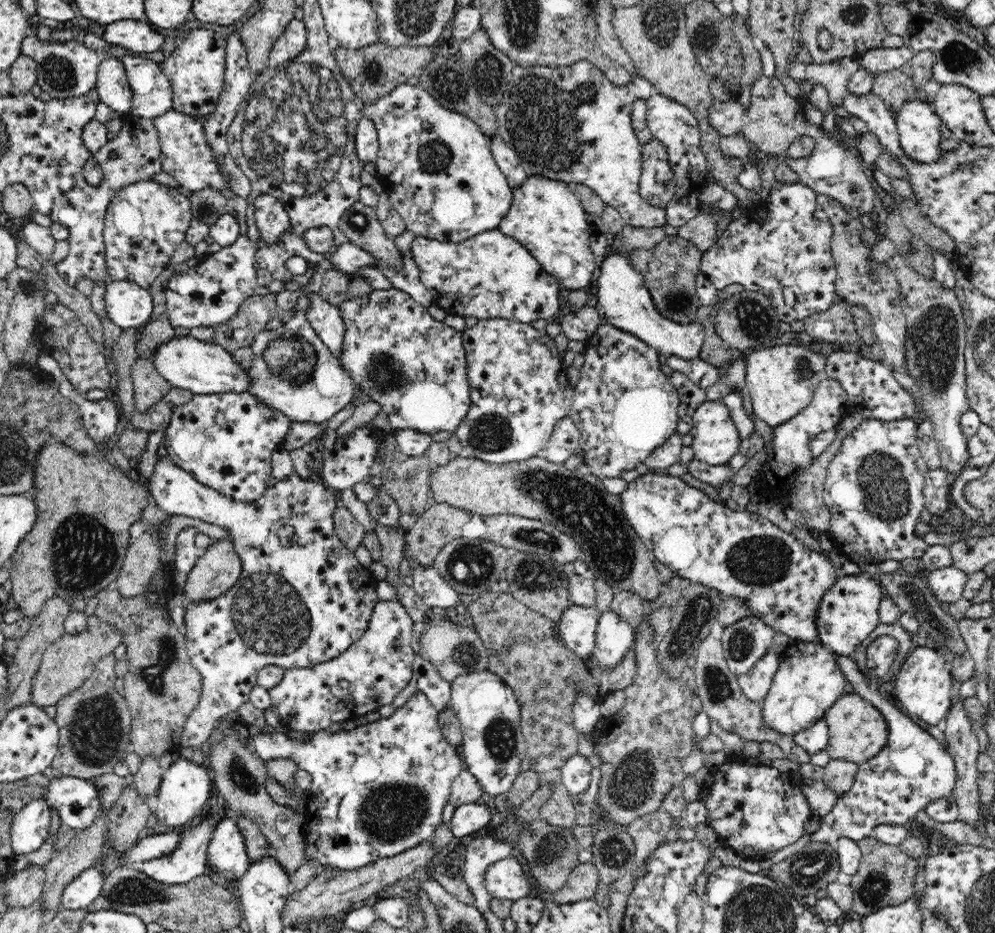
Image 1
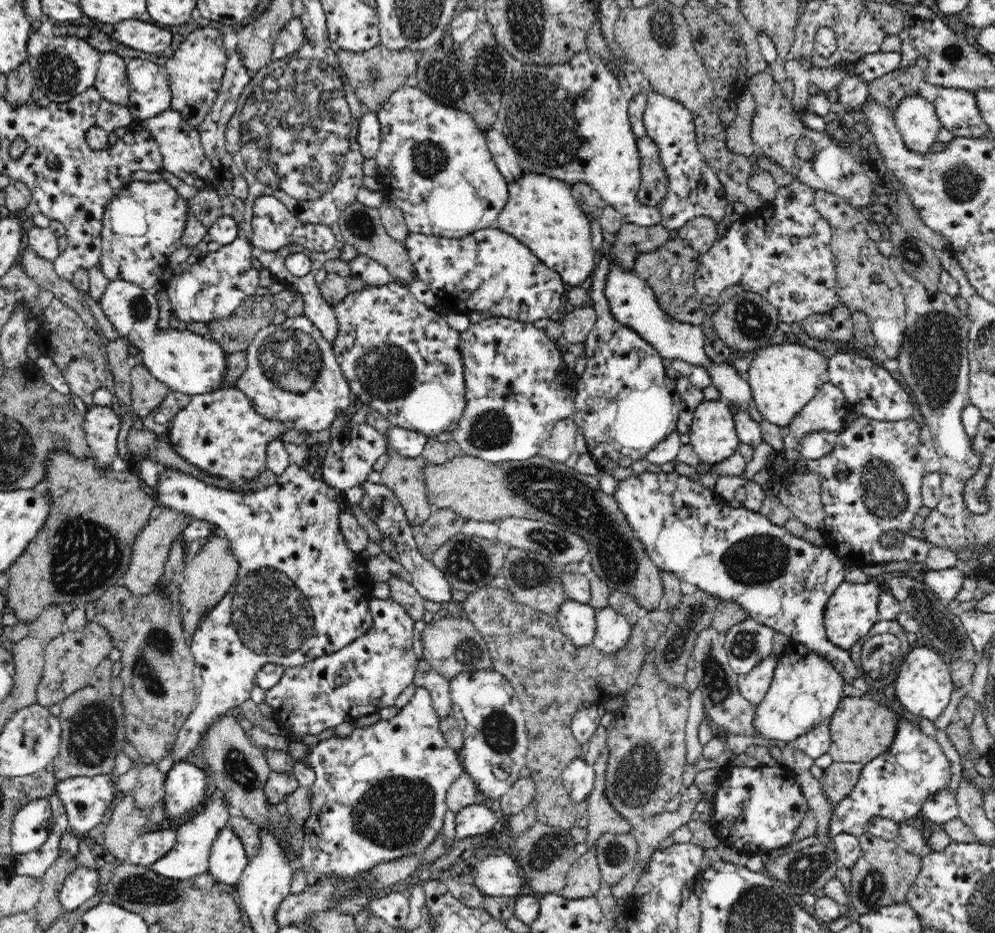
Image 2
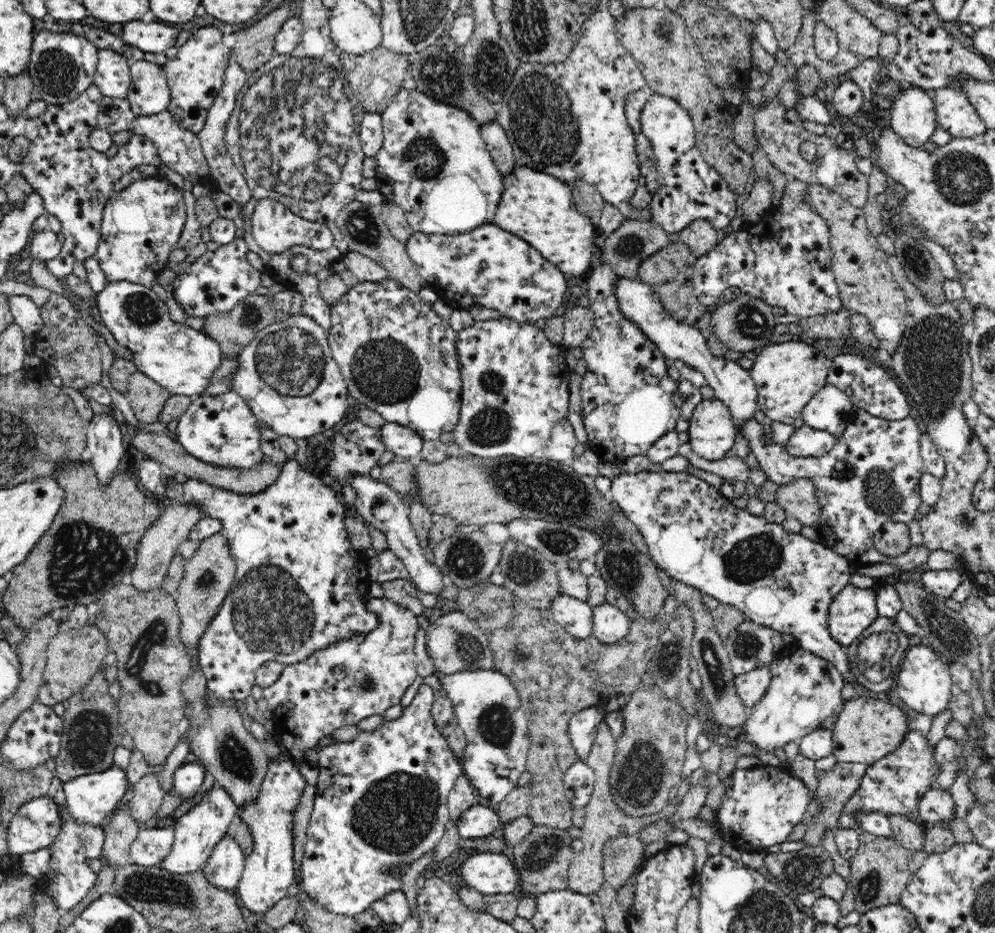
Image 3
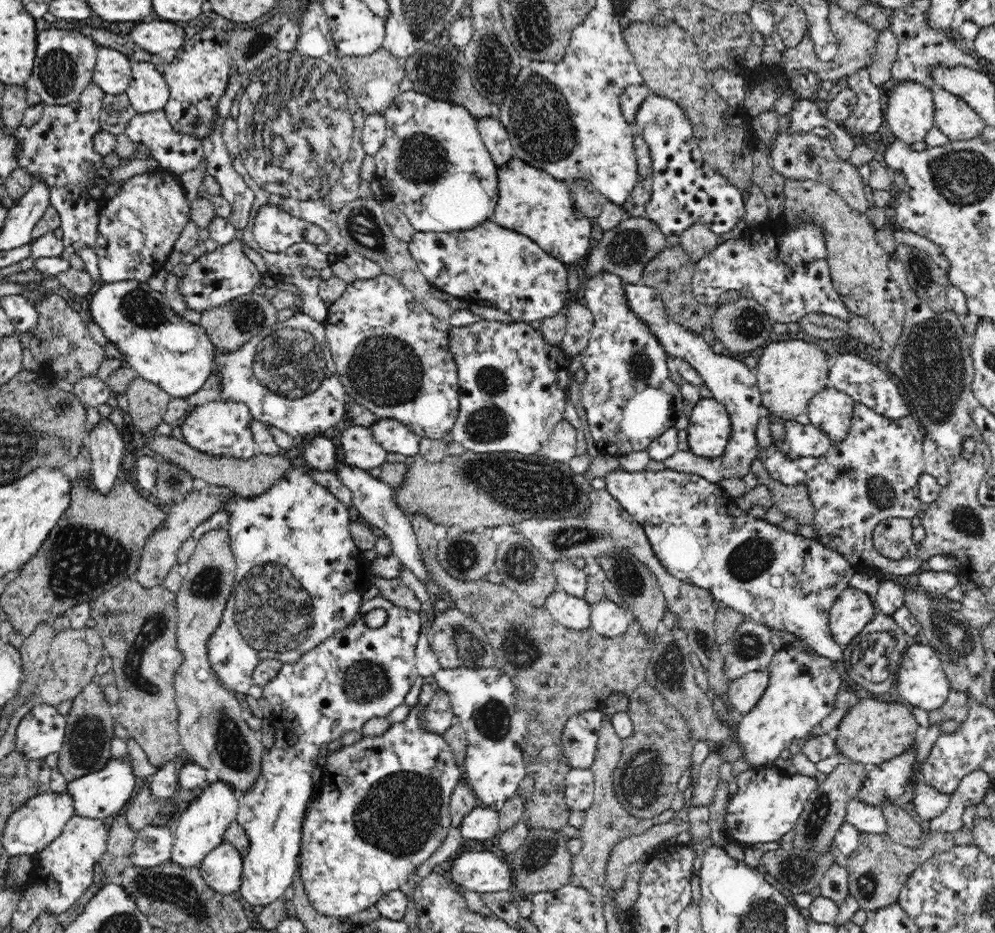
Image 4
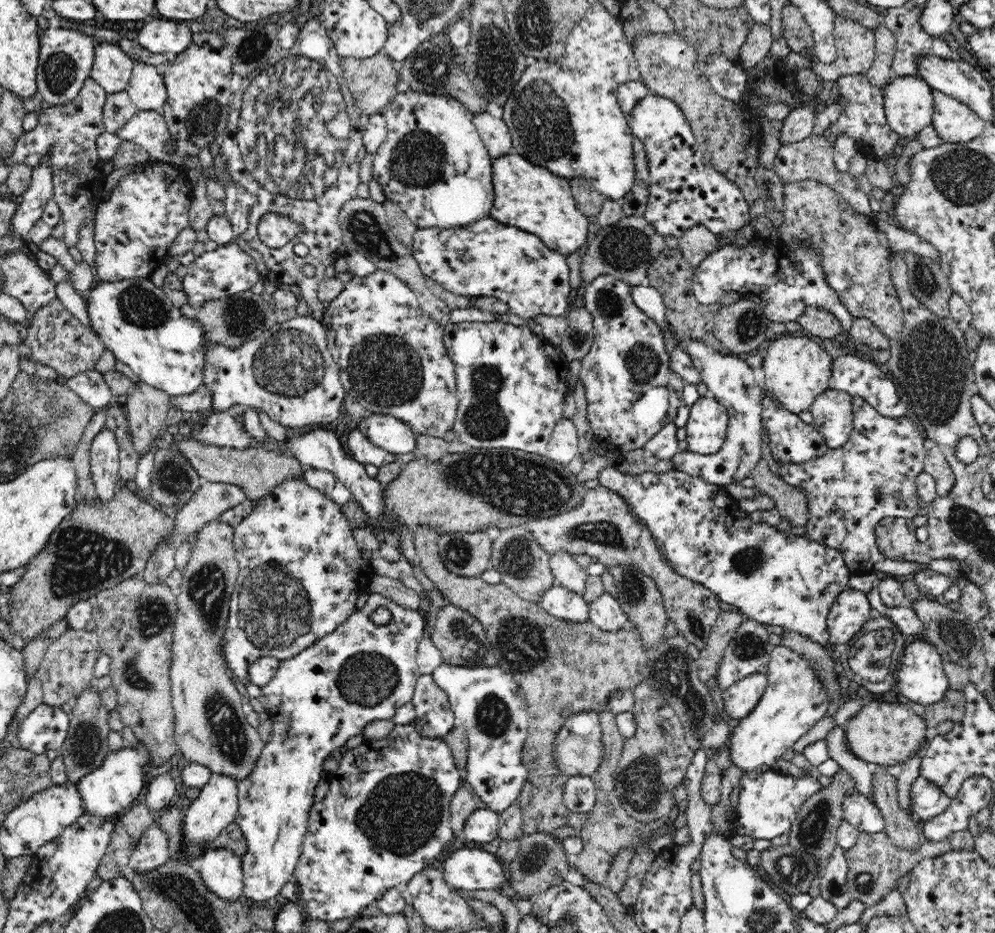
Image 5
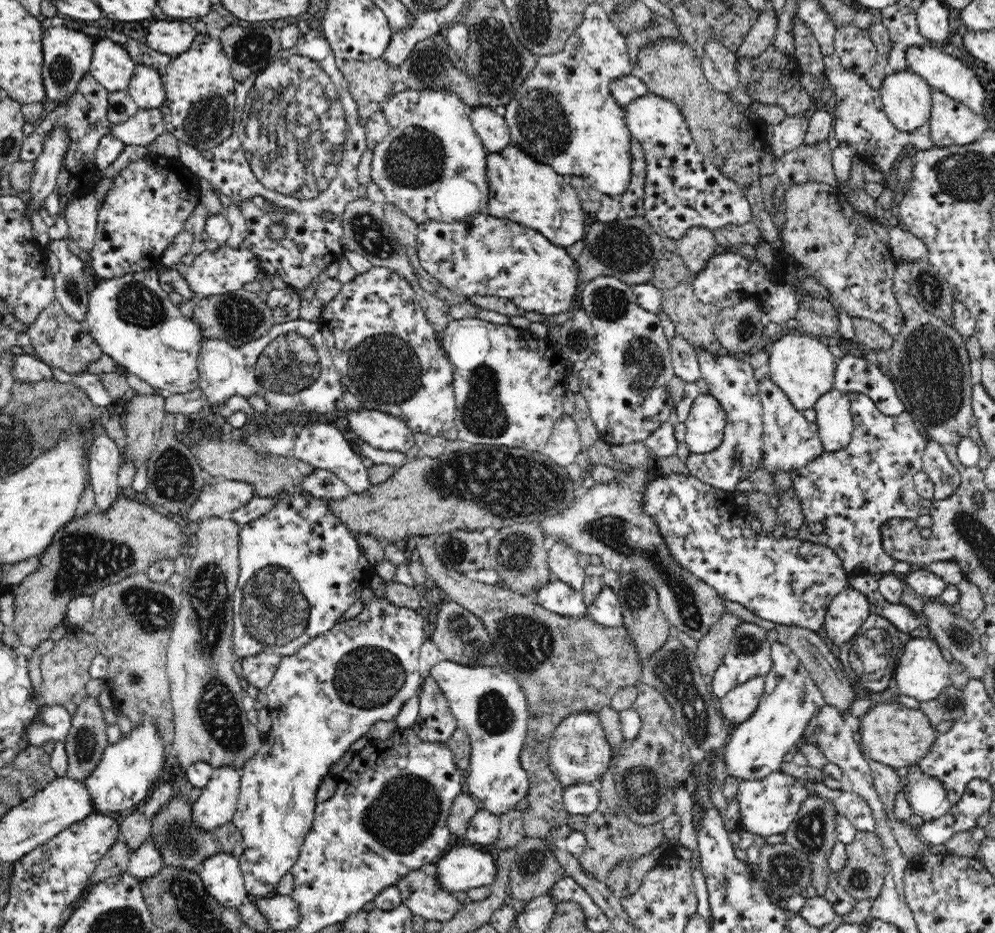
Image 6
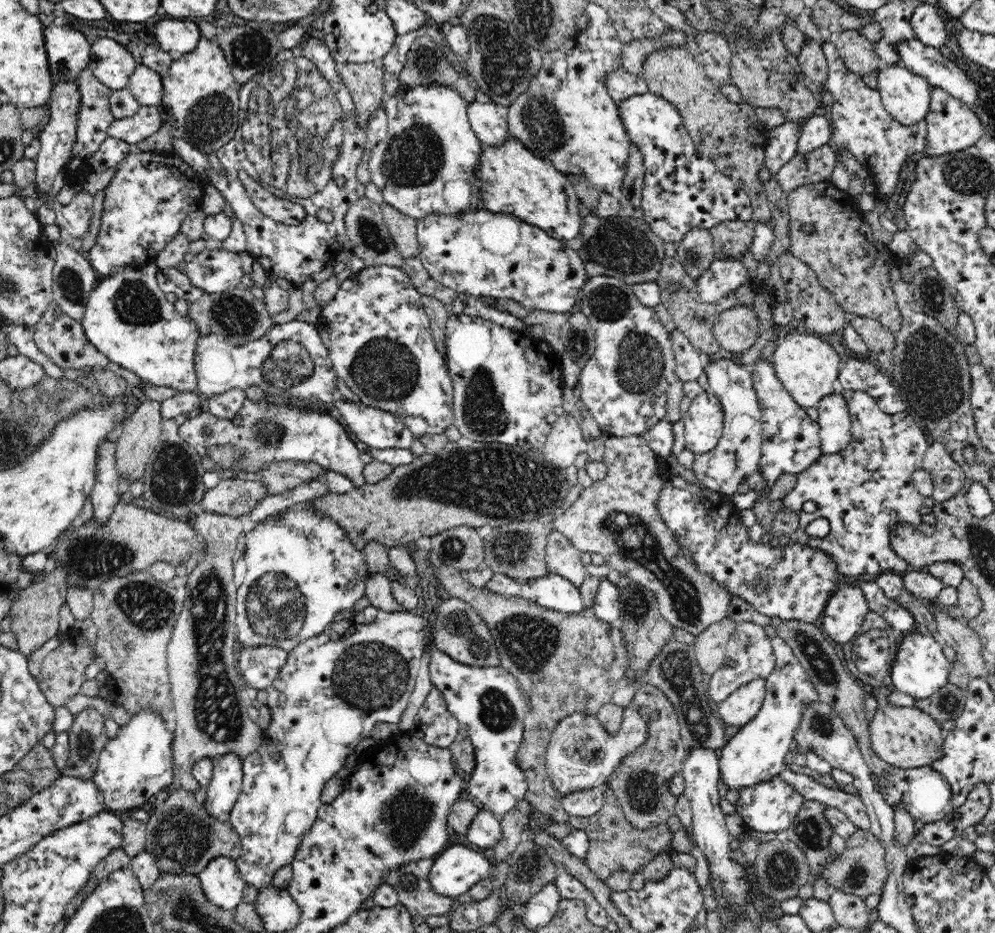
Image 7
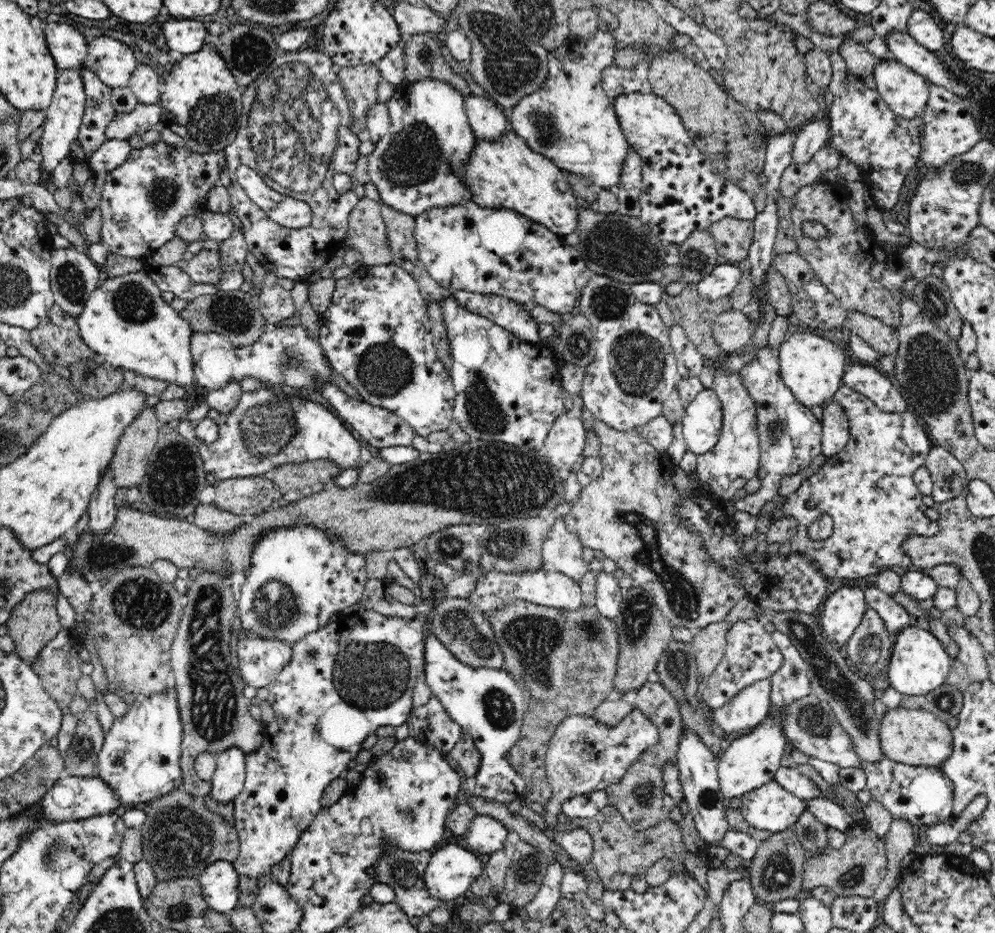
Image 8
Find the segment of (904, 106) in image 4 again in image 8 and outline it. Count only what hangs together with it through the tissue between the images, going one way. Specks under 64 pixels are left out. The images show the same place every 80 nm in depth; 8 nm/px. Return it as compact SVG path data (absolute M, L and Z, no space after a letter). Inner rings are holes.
M894 59L881 60L871 76L888 108L904 119L922 117L929 99L929 83Z

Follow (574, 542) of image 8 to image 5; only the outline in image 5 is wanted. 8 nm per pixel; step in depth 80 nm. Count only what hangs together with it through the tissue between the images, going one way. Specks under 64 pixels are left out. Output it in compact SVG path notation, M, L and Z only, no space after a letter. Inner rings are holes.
M566 552L554 553L550 557L549 565L555 576L556 584L574 593L583 594L589 576L584 569L578 566L573 555Z

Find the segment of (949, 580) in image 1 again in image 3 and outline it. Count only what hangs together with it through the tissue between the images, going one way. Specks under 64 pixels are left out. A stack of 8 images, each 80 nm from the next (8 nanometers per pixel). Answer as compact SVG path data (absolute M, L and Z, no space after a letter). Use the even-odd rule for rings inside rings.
M964 567L958 568L957 570L927 570L921 574L920 583L930 593L945 600L951 598L956 588L958 588L968 576L969 573Z

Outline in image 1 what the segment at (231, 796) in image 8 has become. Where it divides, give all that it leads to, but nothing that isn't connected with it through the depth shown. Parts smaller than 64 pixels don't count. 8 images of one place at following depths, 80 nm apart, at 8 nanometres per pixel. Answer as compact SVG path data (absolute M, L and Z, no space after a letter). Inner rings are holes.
M210 814L201 824L185 830L176 850L161 858L140 862L136 868L148 879L165 886L188 884L204 875L208 842L218 819Z

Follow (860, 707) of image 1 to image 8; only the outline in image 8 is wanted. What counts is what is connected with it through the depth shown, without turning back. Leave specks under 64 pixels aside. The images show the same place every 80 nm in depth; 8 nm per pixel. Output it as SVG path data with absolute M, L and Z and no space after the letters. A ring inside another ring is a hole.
M896 707L886 711L878 726L878 743L882 754L894 762L910 766L938 767L952 752L951 729L946 721L940 720L931 712L921 709Z

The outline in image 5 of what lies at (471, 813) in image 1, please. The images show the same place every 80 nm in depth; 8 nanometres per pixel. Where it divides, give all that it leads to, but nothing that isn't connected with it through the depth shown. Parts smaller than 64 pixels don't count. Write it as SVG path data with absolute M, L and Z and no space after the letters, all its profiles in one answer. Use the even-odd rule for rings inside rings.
M478 808L468 816L461 837L474 842L492 842L499 833L499 813Z

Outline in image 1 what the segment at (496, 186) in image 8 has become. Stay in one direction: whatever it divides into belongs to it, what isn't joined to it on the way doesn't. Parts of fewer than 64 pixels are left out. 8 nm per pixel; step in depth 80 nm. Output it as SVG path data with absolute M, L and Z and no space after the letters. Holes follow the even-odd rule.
M529 176L514 190L511 207L499 229L526 247L544 271L556 277L562 288L582 290L590 286L594 270L599 266L589 243L586 214L570 185L542 176Z

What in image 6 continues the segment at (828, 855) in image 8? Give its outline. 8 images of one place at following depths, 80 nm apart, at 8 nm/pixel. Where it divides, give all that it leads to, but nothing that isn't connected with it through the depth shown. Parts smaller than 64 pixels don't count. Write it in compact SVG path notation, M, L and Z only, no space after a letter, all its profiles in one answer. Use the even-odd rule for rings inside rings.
M857 831L855 839L845 845L847 862L840 874L840 885L857 902L874 902L880 896L888 876L888 859L884 848L875 832L864 831Z

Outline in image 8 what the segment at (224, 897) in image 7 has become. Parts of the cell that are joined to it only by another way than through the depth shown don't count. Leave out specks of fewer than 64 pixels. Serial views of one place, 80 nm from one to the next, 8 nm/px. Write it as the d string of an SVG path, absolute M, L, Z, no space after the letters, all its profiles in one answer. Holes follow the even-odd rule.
M218 860L210 864L197 880L210 909L228 915L237 908L240 900L240 876L233 863Z

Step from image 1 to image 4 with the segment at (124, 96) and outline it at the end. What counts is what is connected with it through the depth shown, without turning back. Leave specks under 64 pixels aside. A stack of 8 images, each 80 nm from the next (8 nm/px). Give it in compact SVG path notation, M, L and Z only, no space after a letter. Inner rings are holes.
M98 47L93 82L106 95L124 94L131 81L132 63L131 57L126 57L112 48Z

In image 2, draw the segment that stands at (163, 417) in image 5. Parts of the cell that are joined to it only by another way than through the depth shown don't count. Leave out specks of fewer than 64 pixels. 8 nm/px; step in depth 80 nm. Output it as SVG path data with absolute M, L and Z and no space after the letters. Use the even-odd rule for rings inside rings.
M138 361L131 370L132 409L139 418L145 418L172 392L162 382L152 377L152 373Z

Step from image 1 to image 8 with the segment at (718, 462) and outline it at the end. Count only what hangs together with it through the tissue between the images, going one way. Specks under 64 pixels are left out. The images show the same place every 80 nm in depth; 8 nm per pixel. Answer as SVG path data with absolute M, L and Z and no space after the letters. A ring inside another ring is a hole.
M705 389L687 404L681 423L687 450L697 456L710 453L723 426L721 402L712 389Z

